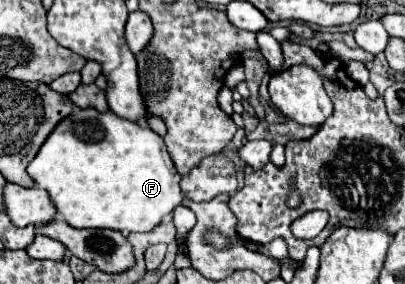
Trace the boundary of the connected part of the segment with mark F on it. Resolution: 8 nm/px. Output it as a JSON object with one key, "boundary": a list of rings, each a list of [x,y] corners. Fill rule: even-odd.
{"boundary":[[[75,107],[73,115],[57,125],[49,139],[41,145],[37,157],[29,165],[31,179],[49,191],[59,217],[75,229],[115,229],[127,233],[147,233],[157,227],[165,215],[181,205],[181,175],[177,173],[163,139],[139,123],[117,117],[111,111],[99,113],[95,109]]]}

